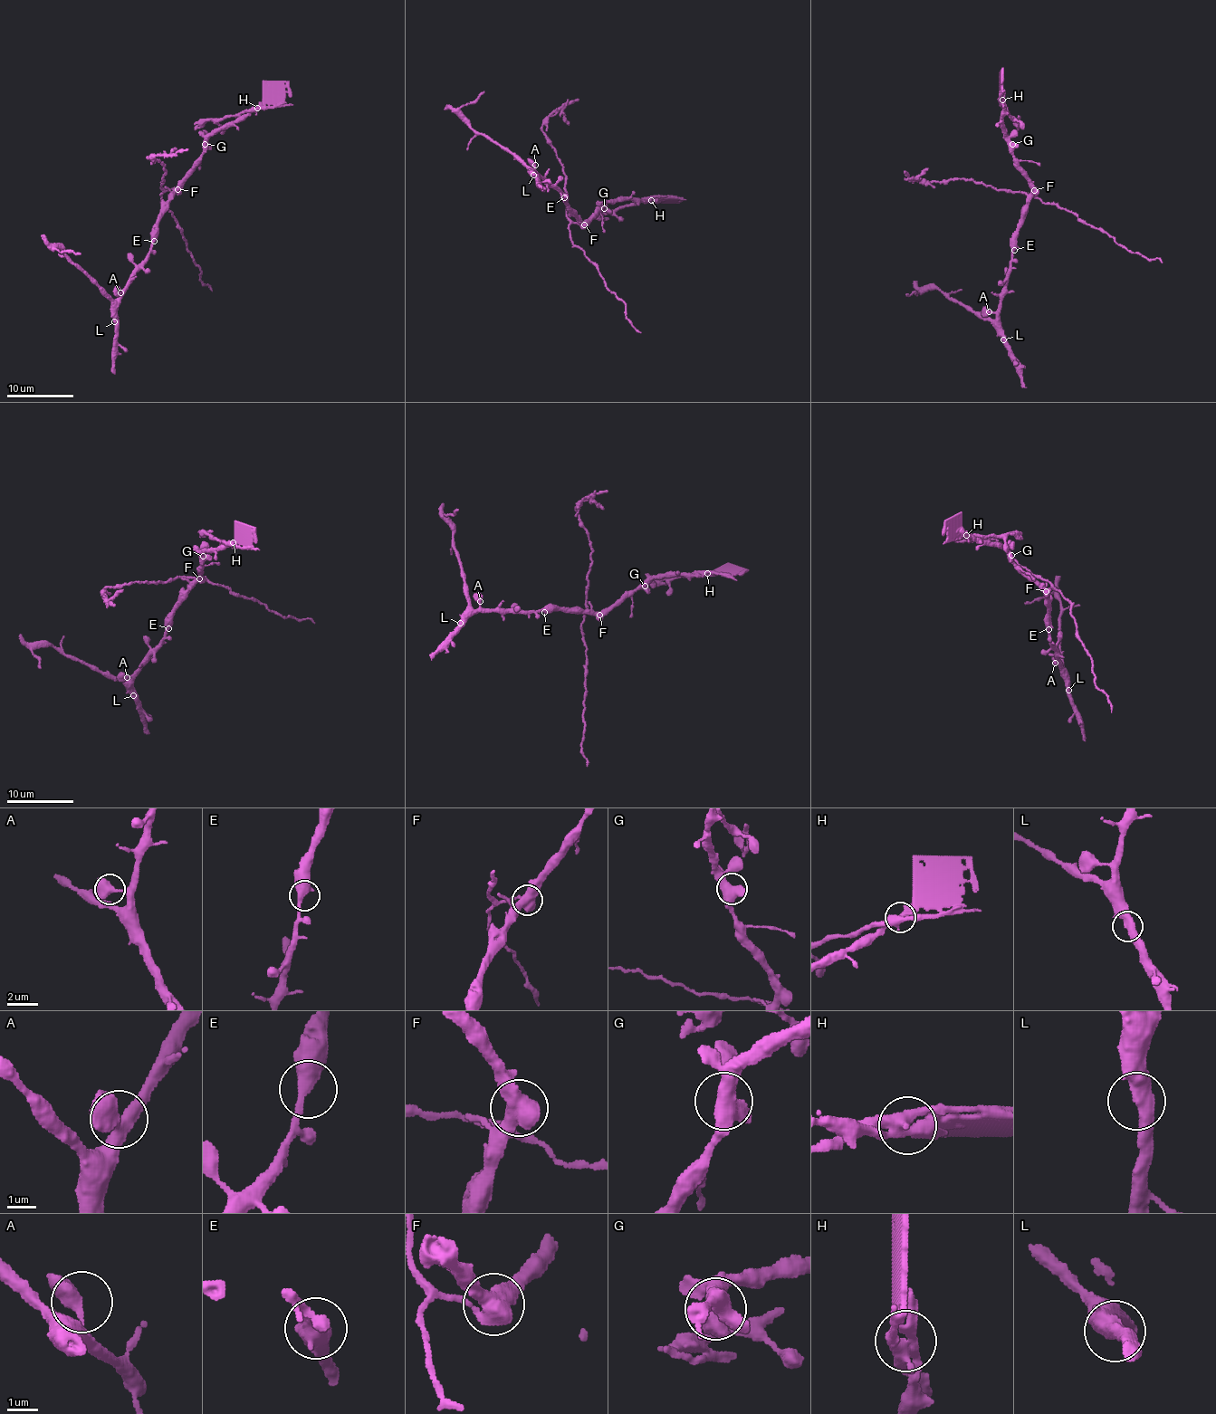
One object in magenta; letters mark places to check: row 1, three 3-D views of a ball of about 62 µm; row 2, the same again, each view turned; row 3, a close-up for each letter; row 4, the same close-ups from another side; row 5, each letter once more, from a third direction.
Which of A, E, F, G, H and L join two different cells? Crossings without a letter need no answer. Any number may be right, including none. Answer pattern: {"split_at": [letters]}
{"split_at": ["F", "H"]}

